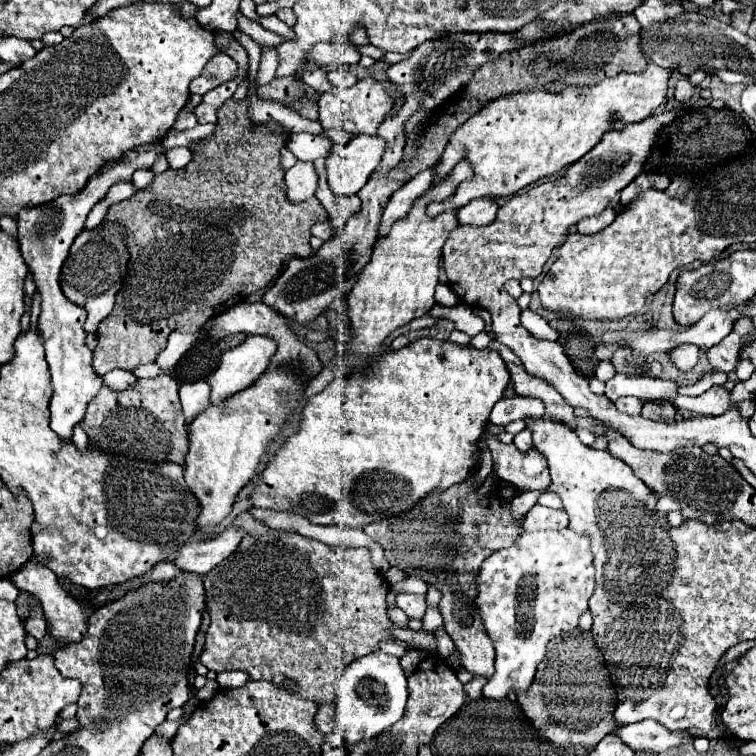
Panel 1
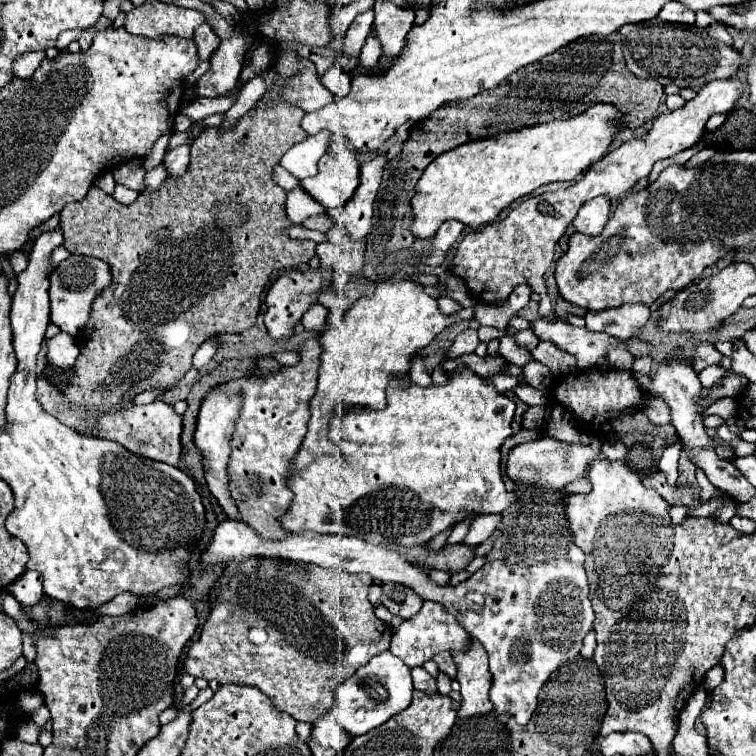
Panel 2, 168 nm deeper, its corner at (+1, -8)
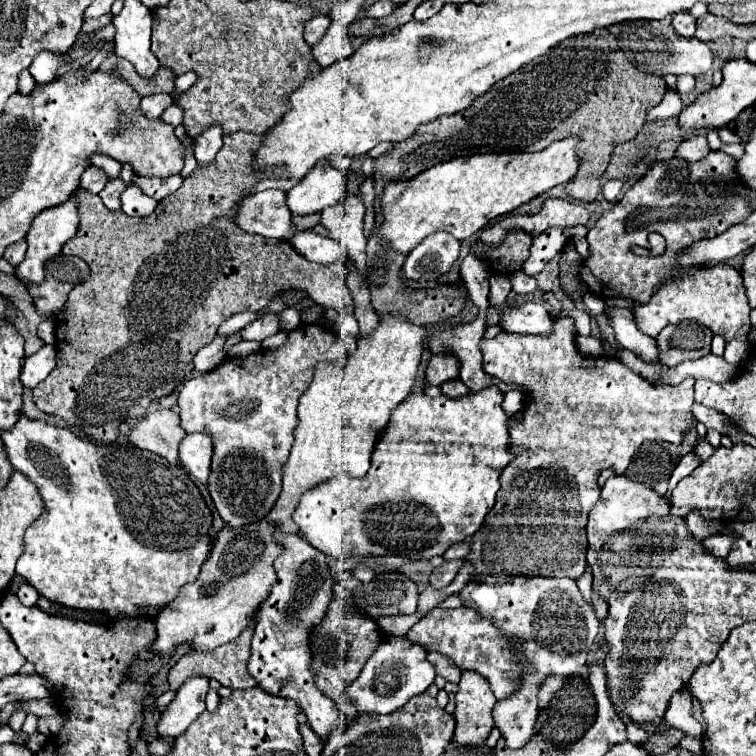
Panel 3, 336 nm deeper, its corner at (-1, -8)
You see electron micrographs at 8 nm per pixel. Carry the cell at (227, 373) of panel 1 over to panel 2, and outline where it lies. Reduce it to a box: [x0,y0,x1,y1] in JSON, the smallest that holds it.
[194,391,242,519]

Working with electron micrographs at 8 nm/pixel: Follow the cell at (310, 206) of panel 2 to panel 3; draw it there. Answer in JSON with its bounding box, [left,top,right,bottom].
[294,213,320,229]

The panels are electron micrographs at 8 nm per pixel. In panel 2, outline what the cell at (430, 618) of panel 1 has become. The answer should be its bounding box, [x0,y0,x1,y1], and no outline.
[390,601,472,667]

